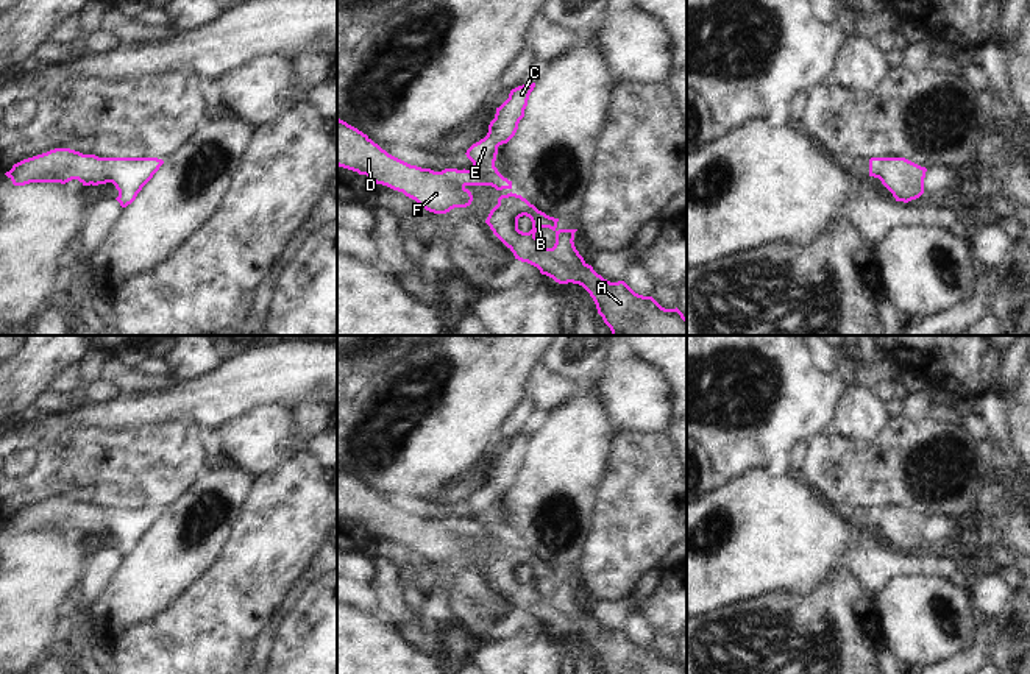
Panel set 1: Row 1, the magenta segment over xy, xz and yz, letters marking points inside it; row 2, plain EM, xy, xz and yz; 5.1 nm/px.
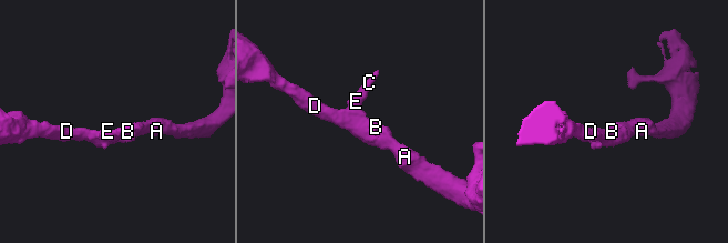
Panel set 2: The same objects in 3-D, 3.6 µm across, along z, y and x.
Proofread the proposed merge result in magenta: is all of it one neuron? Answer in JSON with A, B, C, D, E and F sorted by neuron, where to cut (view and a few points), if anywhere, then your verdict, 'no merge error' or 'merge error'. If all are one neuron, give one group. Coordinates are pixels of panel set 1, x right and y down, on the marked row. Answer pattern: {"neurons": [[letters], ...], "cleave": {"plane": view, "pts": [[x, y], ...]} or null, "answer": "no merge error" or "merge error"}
{"neurons": [["A", "B", "C", "D", "E", "F"]], "cleave": null, "answer": "no merge error"}

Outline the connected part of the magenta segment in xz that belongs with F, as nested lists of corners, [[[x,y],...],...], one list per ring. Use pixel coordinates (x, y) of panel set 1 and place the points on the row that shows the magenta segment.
[[[535,83],[510,90],[509,98],[496,108],[484,139],[467,150],[471,170],[445,168],[434,172],[410,165],[382,150],[367,134],[337,119],[337,165],[367,175],[373,183],[403,192],[426,211],[446,214],[467,208],[473,201],[468,186],[492,186],[496,190],[512,189],[512,181],[495,167],[498,147],[517,133]]]

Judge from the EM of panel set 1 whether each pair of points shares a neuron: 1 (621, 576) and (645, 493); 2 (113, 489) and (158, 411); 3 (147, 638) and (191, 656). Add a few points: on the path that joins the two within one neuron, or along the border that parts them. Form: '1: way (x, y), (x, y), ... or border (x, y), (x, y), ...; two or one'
1: way (621, 556), (621, 549), (632, 535), (642, 514); one
2: border (184, 418), (113, 432); two
3: way (158, 649), (163, 654), (180, 654); one

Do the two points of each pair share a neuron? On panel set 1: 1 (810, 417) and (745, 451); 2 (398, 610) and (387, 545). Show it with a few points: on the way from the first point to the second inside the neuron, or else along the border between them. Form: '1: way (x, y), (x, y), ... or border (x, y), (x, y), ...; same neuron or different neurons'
1: way (795, 417), (779, 417), (760, 436); same neuron
2: border (373, 557), (387, 557), (400, 570), (406, 584); different neurons

